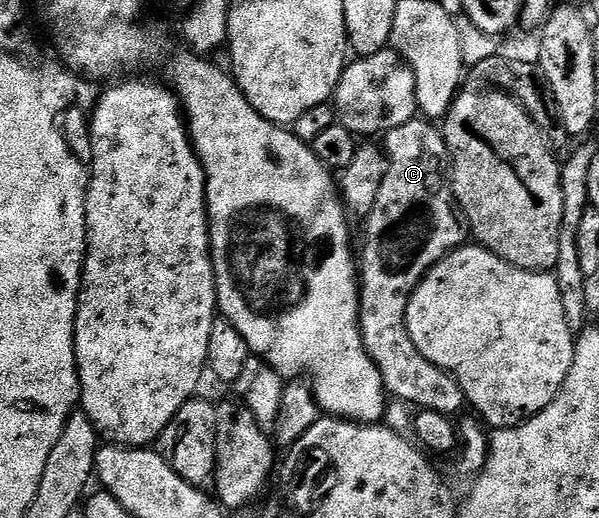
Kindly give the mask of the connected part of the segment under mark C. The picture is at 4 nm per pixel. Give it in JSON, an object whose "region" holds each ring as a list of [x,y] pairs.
{"region":[[[416,119],[405,123],[396,129],[390,129],[385,134],[385,152],[387,155],[387,175],[381,185],[381,191],[377,195],[377,203],[373,207],[373,211],[365,219],[367,225],[367,242],[363,245],[363,253],[361,249],[361,294],[359,296],[359,329],[363,332],[363,342],[367,348],[367,353],[373,359],[373,363],[381,371],[381,379],[383,385],[387,389],[388,394],[392,398],[400,397],[403,401],[408,401],[411,405],[419,405],[420,410],[428,409],[429,411],[437,411],[438,413],[446,413],[448,415],[456,415],[467,405],[467,397],[463,394],[463,389],[459,386],[458,381],[444,369],[438,369],[433,363],[429,363],[429,359],[425,359],[425,355],[421,355],[421,351],[417,351],[417,347],[413,347],[413,339],[409,339],[409,327],[407,326],[407,308],[409,301],[415,294],[416,287],[421,284],[423,278],[426,277],[437,262],[443,257],[448,257],[453,250],[460,248],[468,240],[469,233],[465,228],[464,218],[461,216],[461,210],[455,203],[455,194],[451,191],[448,178],[445,176],[445,162],[448,160],[447,142],[443,139],[443,134],[438,128],[435,129],[430,120]]]}

